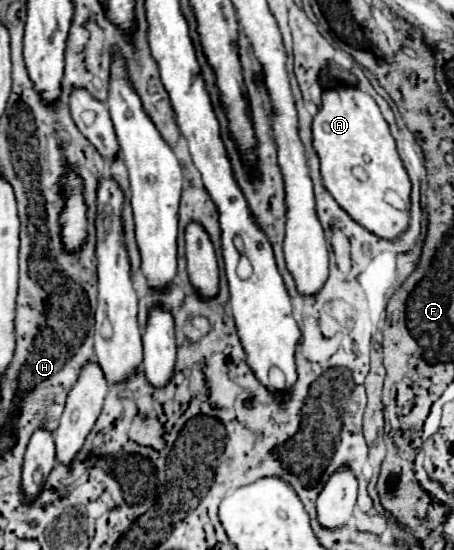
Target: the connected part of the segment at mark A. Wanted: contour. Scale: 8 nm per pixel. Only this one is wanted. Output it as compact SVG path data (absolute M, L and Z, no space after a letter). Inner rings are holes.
M345 84L325 88L321 92L321 106L313 118L313 146L321 162L325 188L353 220L387 240L407 228L411 182L389 126L367 92ZM357 170L361 170L363 178L359 178Z

